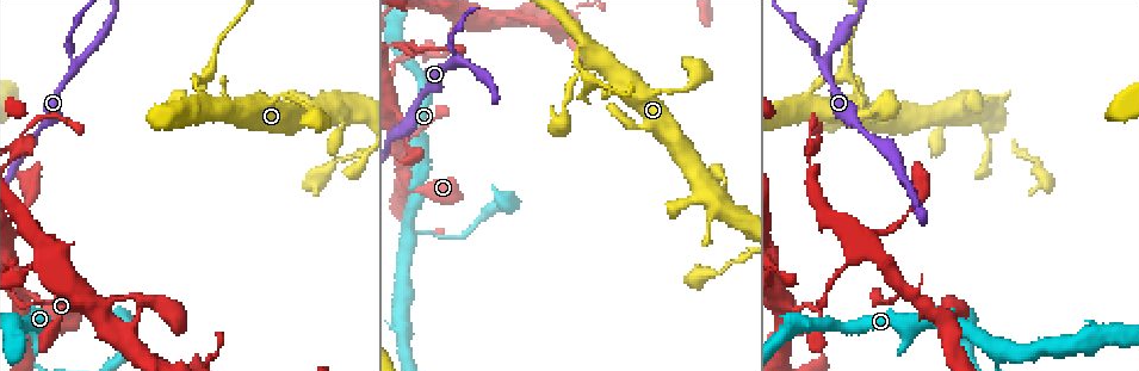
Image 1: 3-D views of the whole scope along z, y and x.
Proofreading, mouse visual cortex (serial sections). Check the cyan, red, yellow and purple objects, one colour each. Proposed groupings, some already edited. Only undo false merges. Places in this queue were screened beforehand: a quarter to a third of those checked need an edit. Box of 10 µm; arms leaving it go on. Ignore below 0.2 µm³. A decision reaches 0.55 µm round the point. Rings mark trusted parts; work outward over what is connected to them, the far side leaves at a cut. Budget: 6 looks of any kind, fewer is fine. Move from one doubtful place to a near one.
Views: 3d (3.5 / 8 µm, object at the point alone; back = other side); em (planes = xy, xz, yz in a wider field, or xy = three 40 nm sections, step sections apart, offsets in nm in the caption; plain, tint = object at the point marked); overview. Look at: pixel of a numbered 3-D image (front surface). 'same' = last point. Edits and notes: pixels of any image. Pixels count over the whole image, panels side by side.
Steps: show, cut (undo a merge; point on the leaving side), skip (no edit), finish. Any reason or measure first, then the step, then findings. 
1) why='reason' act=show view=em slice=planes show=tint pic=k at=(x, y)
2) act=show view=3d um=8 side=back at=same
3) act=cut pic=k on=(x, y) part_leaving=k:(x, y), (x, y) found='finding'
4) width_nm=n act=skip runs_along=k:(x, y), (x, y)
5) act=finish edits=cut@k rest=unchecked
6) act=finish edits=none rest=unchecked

why='three arms meet' act=show view=3d um=3.5 pic=1 at=(410, 235)

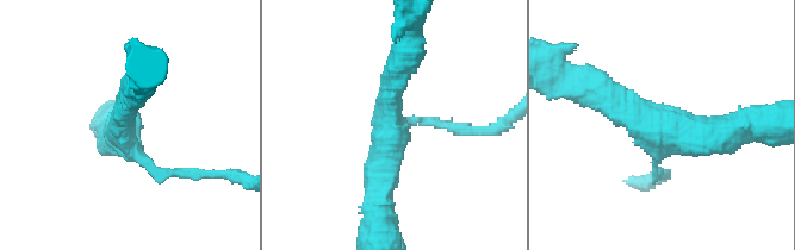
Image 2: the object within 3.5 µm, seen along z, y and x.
arms=3 arm_widths_nm=100,350,450 act=show view=em slice=planes show=tint pic=2 at=(662, 136)

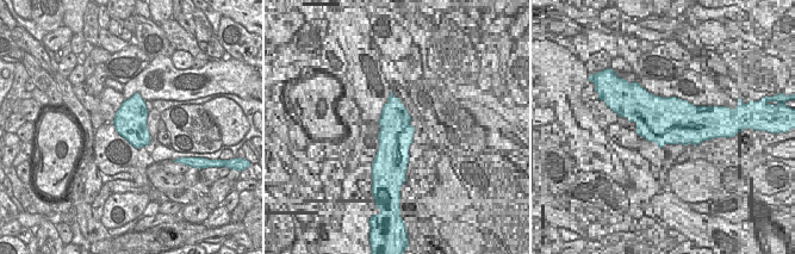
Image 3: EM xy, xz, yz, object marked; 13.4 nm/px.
act=skip runs_along=2:(598, 89), (660, 137), (737, 129) found='continuous, no second cell'

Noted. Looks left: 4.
why='thin neck' act=show view=3d um=3.5 pic=1 at=(825, 67)

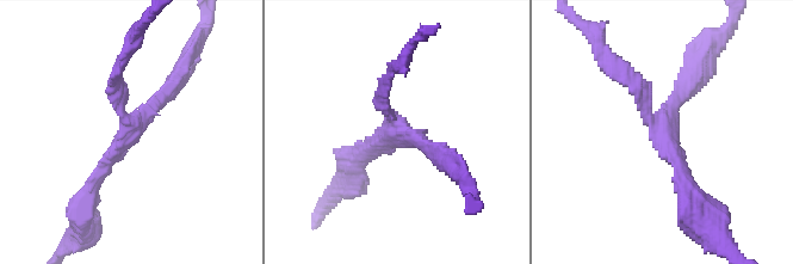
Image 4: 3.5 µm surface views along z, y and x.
act=show view=em slice=xy step=2 show=tint pic=4 at=(130, 133)

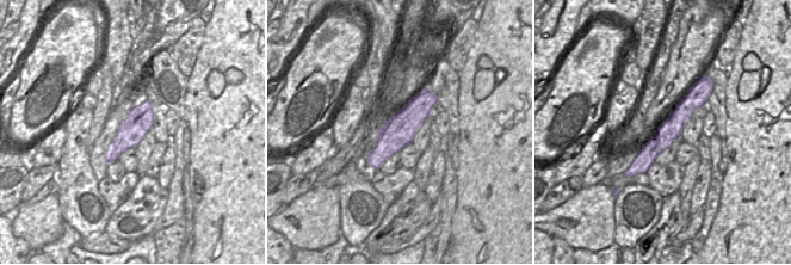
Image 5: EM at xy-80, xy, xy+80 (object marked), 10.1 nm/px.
why='another direction' act=show view=em slice=xy step=3 show=tint at=same

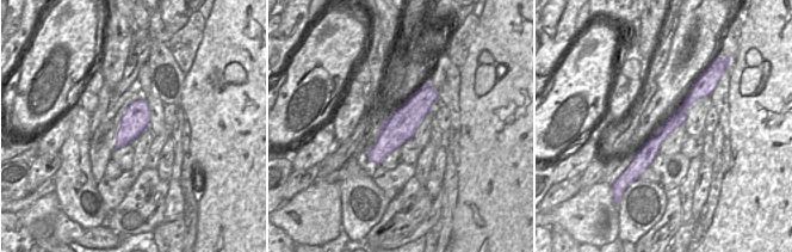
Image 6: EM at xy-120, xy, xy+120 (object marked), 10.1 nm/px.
width_nm=320 act=skip runs_along=6:(700, 88), (636, 165) found='all the same cell'

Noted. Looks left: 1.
act=finish edits=none rest=unchecked

